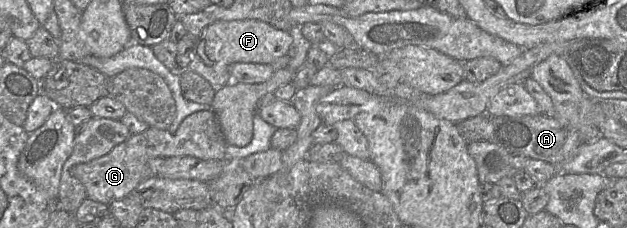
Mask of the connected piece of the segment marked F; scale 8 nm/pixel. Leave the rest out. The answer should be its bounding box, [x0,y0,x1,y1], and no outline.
[189,19,293,90]

